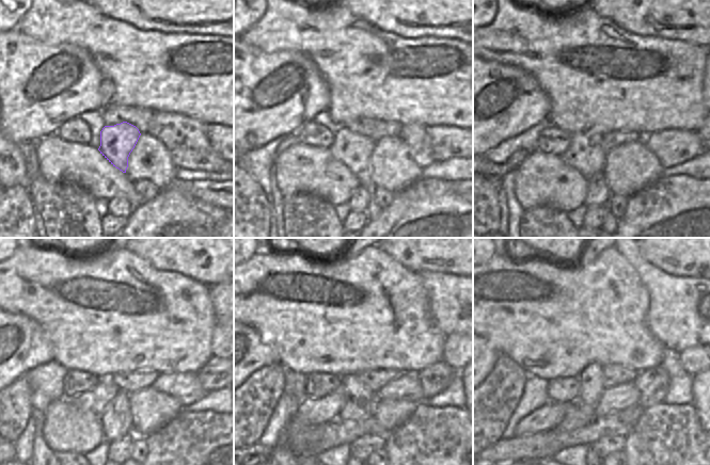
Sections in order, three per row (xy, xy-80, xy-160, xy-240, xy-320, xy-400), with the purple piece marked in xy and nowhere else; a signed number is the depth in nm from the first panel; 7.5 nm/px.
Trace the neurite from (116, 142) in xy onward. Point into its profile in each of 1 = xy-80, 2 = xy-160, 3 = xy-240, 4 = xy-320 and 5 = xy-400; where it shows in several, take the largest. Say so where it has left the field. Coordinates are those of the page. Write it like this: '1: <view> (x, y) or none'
1: xy-80 (353, 150)
2: xy-160 (588, 159)
3: xy-240 (95, 400)
4: xy-320 (316, 412)
5: xy-400 (549, 416)

